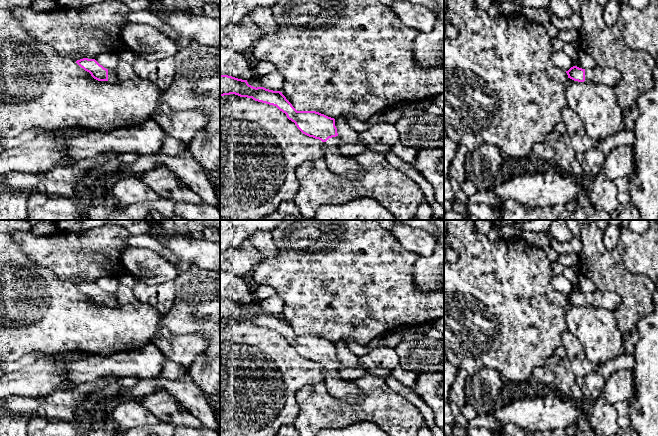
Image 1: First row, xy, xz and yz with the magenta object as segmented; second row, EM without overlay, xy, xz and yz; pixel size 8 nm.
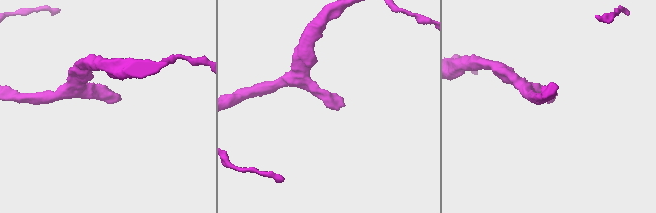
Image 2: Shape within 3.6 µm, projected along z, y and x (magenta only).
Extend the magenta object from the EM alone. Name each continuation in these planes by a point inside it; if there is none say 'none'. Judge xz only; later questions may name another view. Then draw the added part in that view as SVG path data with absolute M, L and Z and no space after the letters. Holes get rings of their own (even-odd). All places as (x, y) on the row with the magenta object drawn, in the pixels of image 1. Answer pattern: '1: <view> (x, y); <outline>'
1: xz (345, 166); M339 135L329 138L324 142L323 158L328 168L335 174L347 179L359 179L364 174L363 169L356 160L339 152L342 143L342 137Z

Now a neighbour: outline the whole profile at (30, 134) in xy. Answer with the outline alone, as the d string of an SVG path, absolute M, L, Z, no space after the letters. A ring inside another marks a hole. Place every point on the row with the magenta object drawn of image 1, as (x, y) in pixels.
M31 128L29 130L24 131L16 138L1 138L0 137L0 145L3 149L11 148L13 146L17 146L25 142L28 142L30 140L33 140L38 135L43 135L47 133L48 131L43 130L41 128Z

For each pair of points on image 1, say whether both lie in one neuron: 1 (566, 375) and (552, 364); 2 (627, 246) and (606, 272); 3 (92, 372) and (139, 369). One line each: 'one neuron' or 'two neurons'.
1: one neuron
2: two neurons
3: one neuron

